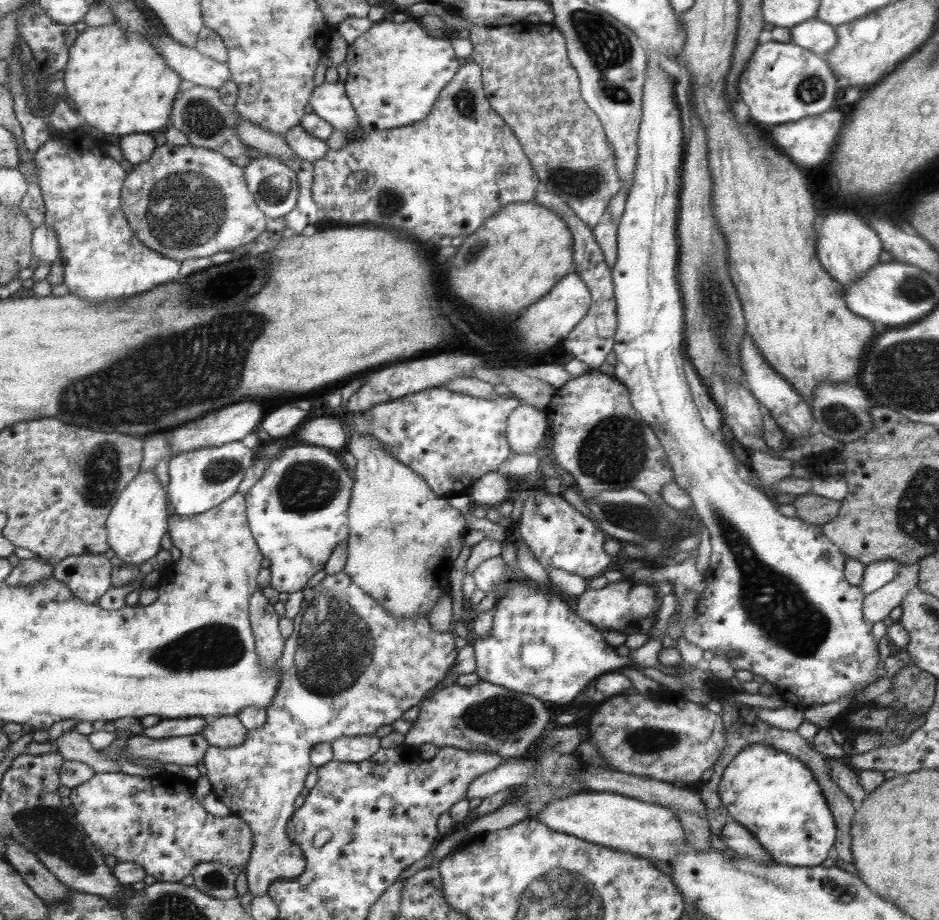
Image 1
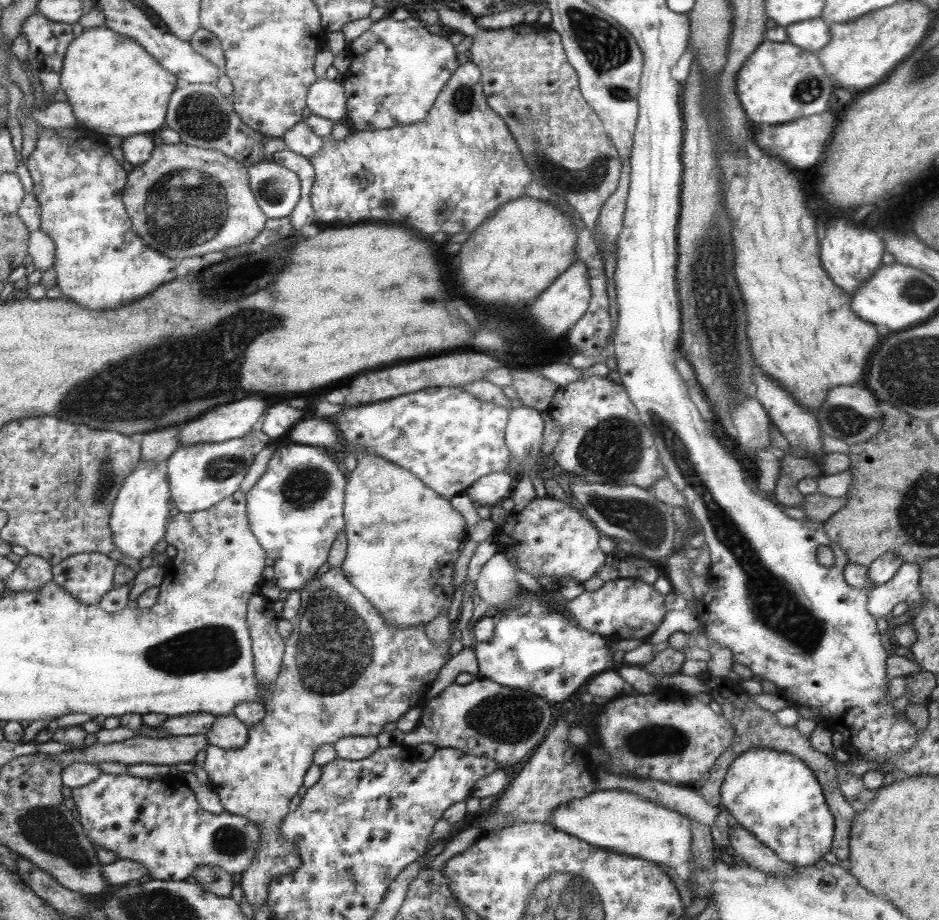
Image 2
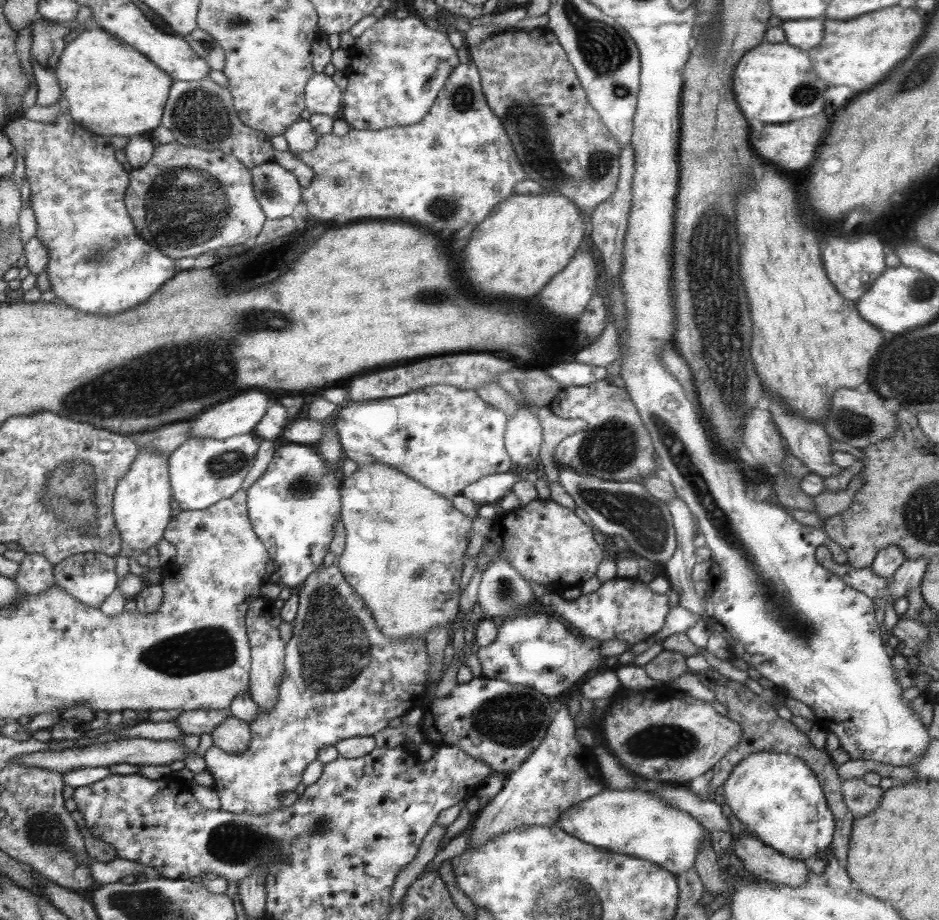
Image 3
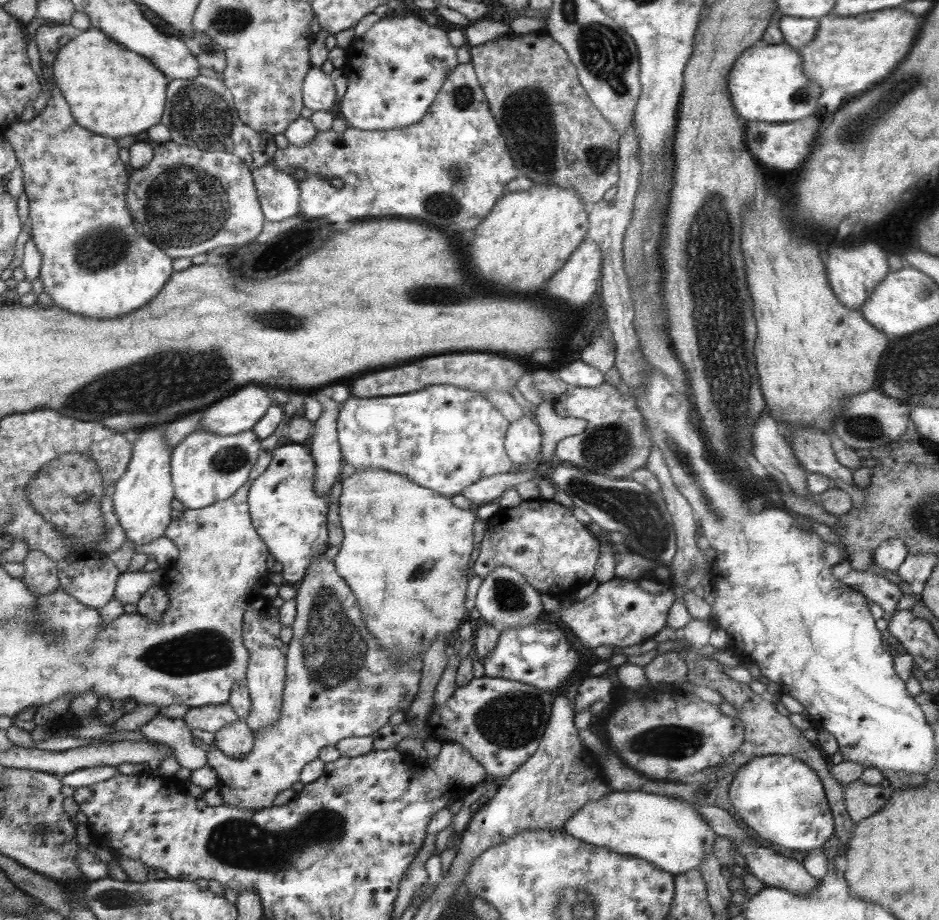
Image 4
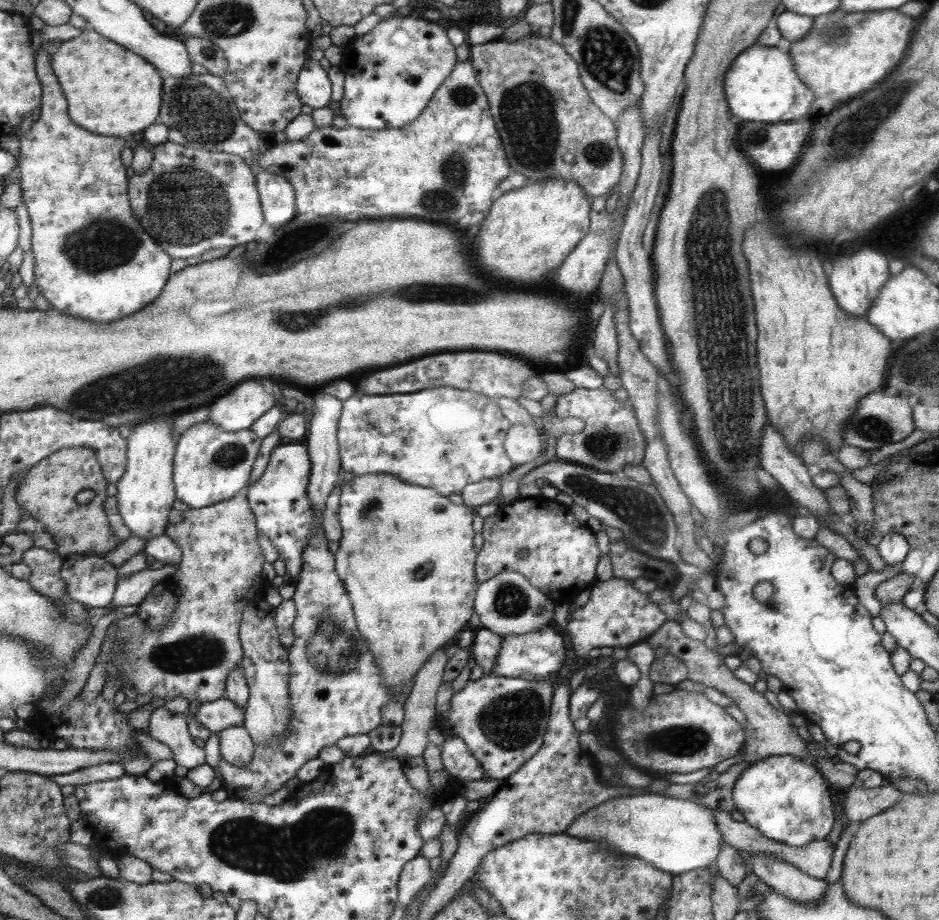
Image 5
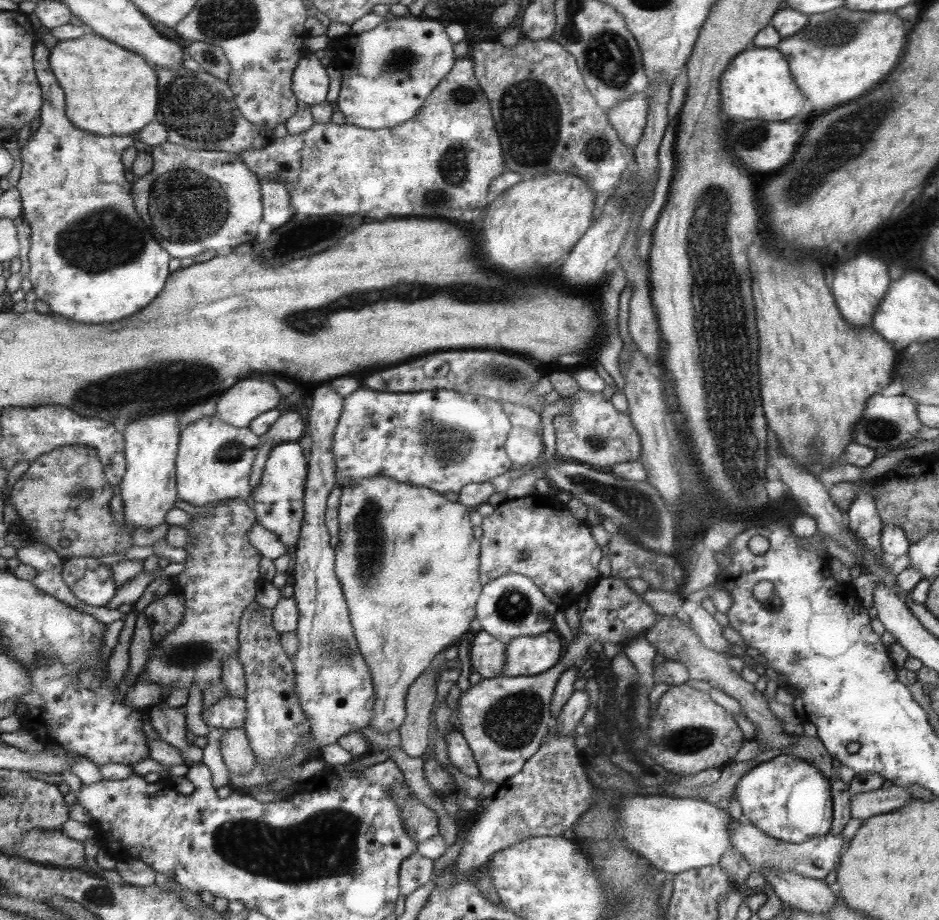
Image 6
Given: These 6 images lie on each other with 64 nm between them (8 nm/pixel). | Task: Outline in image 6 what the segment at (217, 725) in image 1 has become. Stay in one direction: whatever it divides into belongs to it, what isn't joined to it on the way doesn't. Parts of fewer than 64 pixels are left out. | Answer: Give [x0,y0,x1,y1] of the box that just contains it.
[219,728,258,775]

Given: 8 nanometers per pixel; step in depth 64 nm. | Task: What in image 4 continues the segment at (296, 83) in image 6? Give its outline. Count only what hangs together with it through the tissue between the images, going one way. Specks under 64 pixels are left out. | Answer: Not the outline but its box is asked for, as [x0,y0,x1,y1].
[303,67,336,111]

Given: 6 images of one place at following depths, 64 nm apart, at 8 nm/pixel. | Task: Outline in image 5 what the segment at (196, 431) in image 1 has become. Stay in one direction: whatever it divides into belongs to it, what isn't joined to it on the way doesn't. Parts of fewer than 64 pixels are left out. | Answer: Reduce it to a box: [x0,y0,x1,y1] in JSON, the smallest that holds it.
[208,382,276,432]

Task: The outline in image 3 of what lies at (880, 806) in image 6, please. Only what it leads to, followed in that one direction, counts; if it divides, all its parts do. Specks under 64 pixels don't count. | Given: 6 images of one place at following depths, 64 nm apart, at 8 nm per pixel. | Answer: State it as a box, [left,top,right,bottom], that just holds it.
[842,779,883,819]

